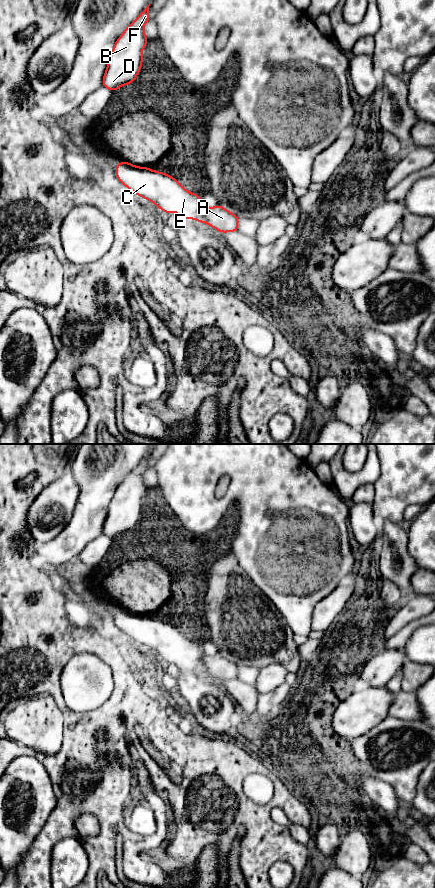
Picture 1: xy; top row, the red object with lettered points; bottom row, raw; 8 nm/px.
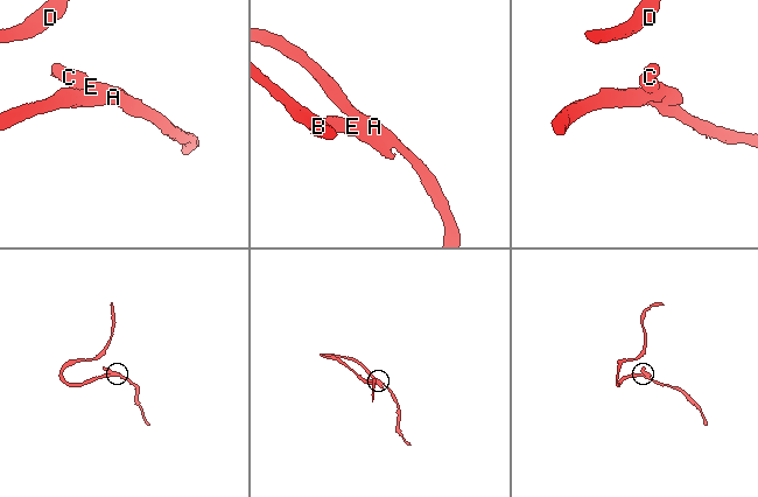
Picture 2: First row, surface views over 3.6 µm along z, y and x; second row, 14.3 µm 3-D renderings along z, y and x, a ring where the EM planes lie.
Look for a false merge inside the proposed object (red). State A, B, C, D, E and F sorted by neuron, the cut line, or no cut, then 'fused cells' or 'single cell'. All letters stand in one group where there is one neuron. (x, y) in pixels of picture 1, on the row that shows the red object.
groups A B C D E F; cut none; single cell

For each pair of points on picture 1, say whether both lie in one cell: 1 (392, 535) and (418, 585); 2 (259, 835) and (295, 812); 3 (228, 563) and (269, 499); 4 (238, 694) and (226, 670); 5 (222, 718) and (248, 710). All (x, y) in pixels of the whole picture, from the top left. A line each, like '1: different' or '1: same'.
1: different
2: same
3: different
4: same
5: different

